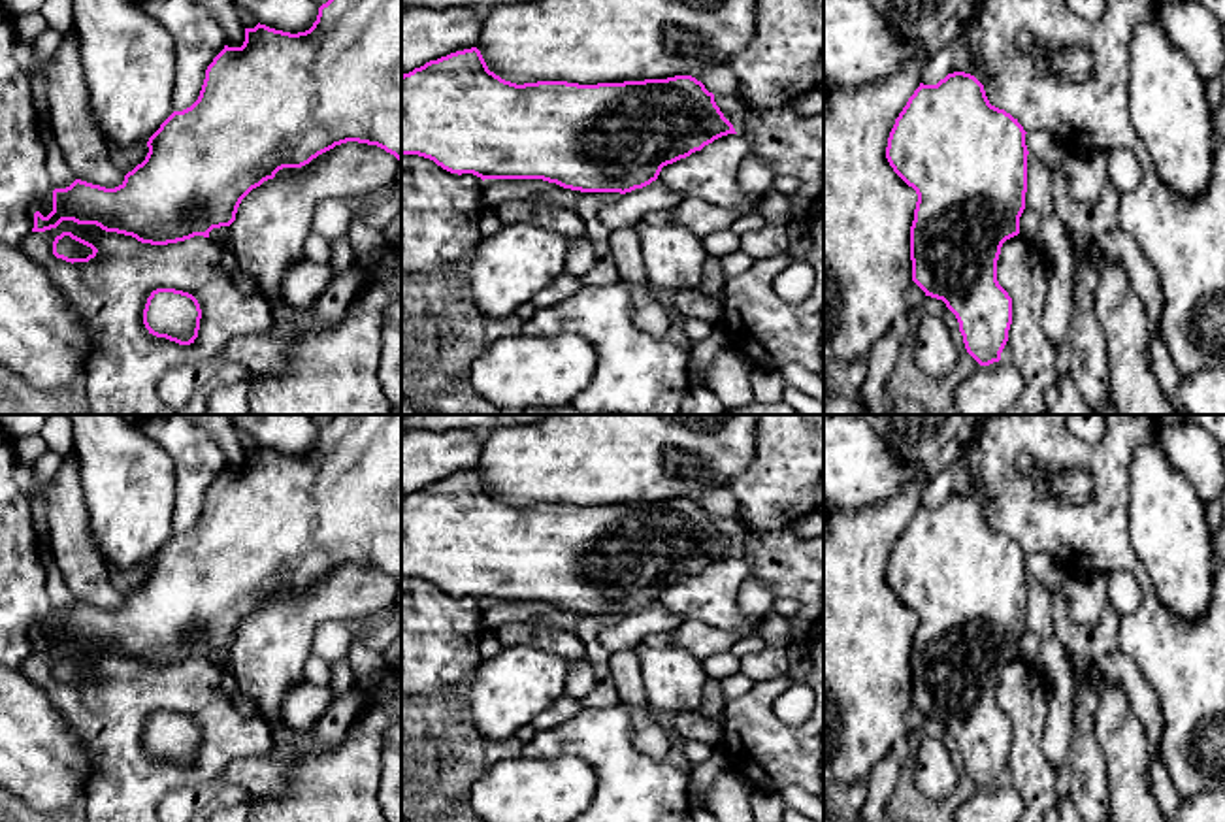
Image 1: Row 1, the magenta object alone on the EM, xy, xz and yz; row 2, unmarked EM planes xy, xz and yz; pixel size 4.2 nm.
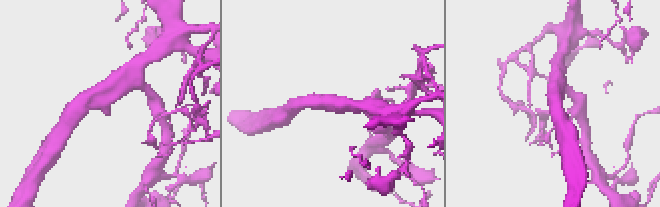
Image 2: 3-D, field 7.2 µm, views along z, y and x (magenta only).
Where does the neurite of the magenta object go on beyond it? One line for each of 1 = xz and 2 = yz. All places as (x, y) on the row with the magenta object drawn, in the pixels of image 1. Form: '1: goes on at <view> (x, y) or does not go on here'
1: does not go on here
2: does not go on here

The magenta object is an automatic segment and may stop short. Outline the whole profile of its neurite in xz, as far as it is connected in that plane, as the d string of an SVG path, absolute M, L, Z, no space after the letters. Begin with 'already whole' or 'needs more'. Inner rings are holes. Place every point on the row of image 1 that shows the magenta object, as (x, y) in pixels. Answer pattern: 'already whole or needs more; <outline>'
already whole; M477 47L430 60L401 75L401 155L433 160L450 173L484 179L543 179L580 192L631 192L658 179L663 166L737 134L714 94L692 75L579 85L537 81L516 85L488 70Z

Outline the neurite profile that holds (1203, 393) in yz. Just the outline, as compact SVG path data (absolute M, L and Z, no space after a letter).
M1206 370L1180 379L1178 400L1189 415L1225 415L1225 371Z

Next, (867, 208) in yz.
M916 58L905 62L899 72L871 85L829 90L827 111L824 115L824 362L837 358L848 366L856 358L867 358L869 353L874 349L874 343L890 332L891 322L897 317L908 317L910 313L910 305L906 302L906 287L912 283L910 226L914 221L918 194L893 172L886 158L886 147L895 119L903 111L914 90L920 87L920 74L922 60Z

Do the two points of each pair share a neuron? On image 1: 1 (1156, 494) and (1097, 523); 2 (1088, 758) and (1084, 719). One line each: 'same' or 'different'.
1: different
2: same

